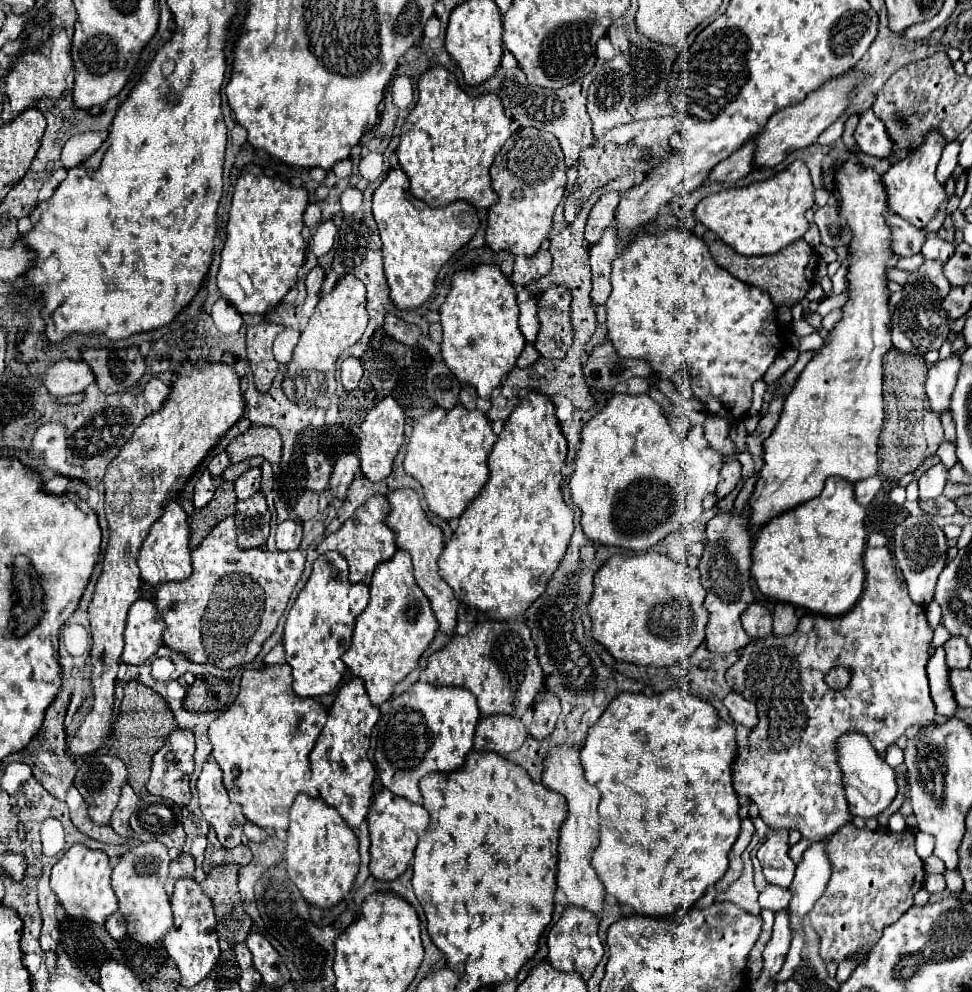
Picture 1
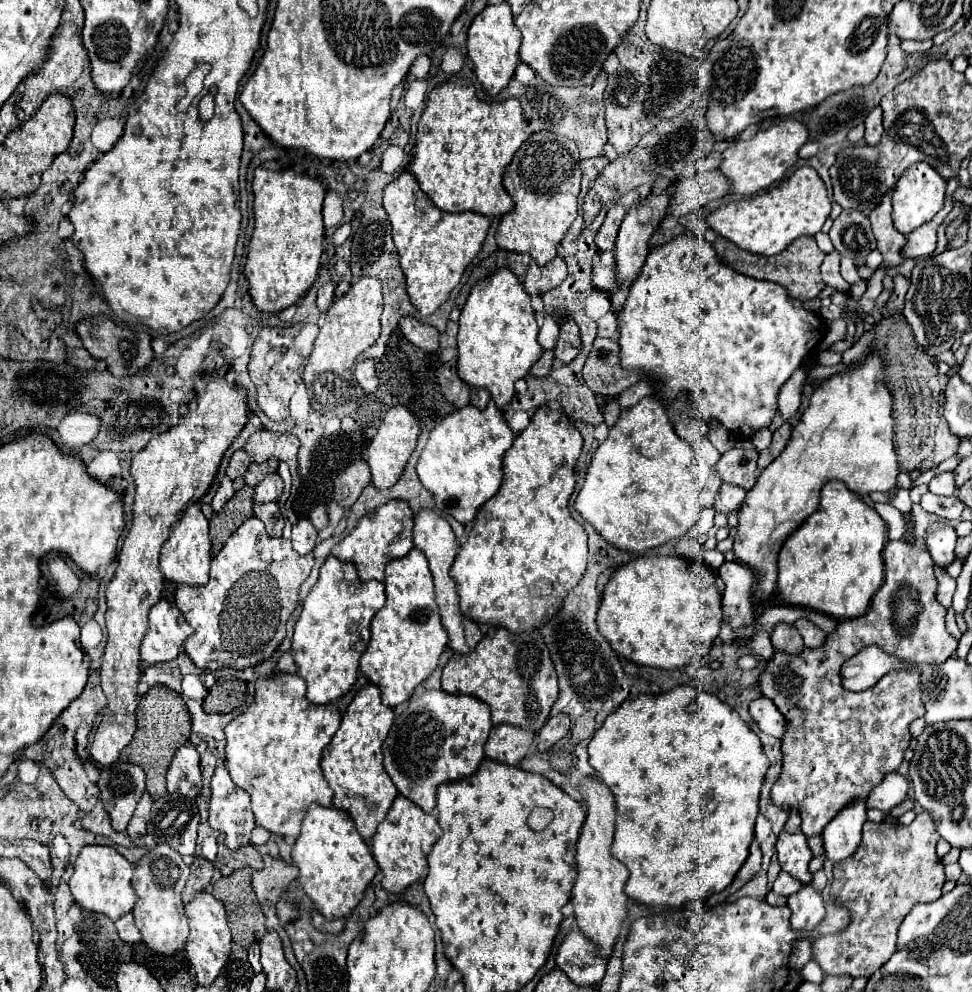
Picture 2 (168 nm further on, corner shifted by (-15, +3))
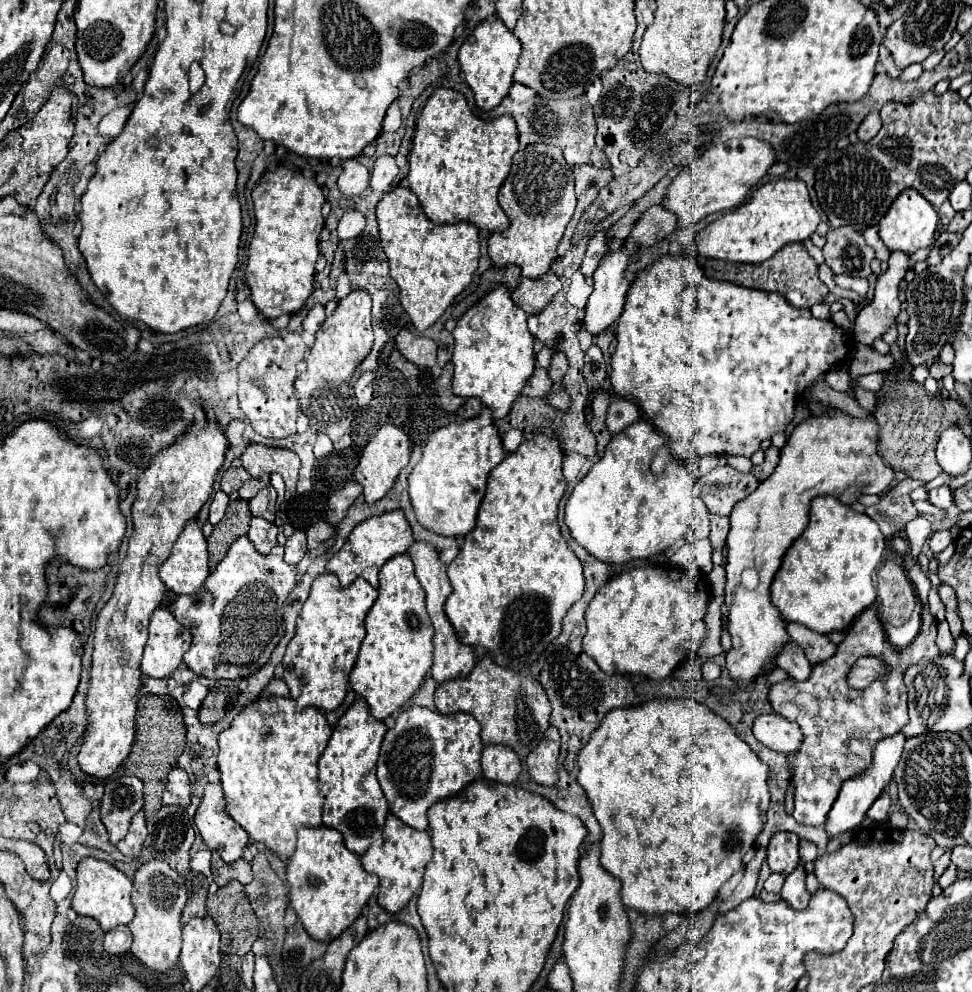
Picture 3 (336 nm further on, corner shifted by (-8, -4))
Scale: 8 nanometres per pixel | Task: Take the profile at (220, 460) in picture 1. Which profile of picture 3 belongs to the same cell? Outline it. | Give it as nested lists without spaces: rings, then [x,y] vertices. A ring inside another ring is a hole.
[[[235,458],[235,460],[231,462],[231,466],[223,472],[221,490],[223,490],[225,494],[229,494],[229,492],[233,492],[233,490],[239,490],[245,480],[249,480],[249,474],[247,474],[247,470],[243,468],[241,460]]]

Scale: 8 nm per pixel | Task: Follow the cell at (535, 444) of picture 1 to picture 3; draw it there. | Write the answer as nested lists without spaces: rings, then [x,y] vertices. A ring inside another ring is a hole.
[[[535,432],[531,438],[523,440],[521,446],[507,454],[505,460],[501,464],[497,464],[491,472],[489,472],[489,482],[487,482],[487,494],[481,502],[481,508],[479,508],[479,514],[477,514],[477,524],[475,528],[465,536],[465,544],[461,546],[461,552],[459,556],[449,564],[447,568],[447,576],[449,576],[449,582],[451,582],[451,596],[447,598],[445,602],[445,612],[447,612],[447,618],[449,622],[453,624],[453,628],[457,630],[457,636],[463,644],[469,644],[469,646],[485,646],[491,654],[493,654],[493,660],[501,666],[509,666],[513,670],[517,668],[525,668],[525,666],[531,666],[533,660],[537,660],[541,656],[541,652],[547,648],[547,644],[559,636],[561,632],[561,620],[565,616],[565,612],[571,608],[573,602],[579,600],[579,596],[583,594],[583,566],[579,562],[579,558],[573,554],[573,550],[567,546],[567,540],[563,538],[561,530],[559,530],[559,524],[557,524],[557,506],[559,506],[559,500],[563,498],[565,494],[565,488],[567,488],[567,482],[563,478],[563,472],[561,472],[561,466],[563,466],[563,450],[557,442],[555,436],[549,436],[545,432]]]

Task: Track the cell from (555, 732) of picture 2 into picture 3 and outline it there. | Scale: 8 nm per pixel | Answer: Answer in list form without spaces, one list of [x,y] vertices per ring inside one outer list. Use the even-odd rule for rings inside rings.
[[[549,726],[539,746],[527,756],[527,768],[535,782],[553,786],[557,782],[557,758],[561,748],[561,736],[555,726]]]

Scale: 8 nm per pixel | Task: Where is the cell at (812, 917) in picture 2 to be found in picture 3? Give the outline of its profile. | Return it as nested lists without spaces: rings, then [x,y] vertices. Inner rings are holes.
[[[797,866],[787,878],[781,888],[781,898],[793,908],[793,910],[805,910],[809,906],[811,894],[805,888],[805,868]]]

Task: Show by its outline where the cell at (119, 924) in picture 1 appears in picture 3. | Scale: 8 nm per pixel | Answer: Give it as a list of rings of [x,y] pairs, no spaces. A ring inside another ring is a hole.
[[[125,924],[115,926],[104,936],[103,948],[109,954],[125,954],[131,948],[131,932]]]

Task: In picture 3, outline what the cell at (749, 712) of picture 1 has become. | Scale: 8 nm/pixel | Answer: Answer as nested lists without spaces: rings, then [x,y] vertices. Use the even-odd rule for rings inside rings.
[[[761,714],[753,722],[753,736],[769,746],[771,750],[777,750],[781,754],[795,752],[801,746],[801,732],[797,724],[777,716],[777,714]]]

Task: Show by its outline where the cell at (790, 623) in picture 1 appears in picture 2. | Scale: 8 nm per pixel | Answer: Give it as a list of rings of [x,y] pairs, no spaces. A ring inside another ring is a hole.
[[[804,617],[796,619],[794,627],[800,631],[806,647],[820,647],[820,645],[824,645],[826,633],[822,629],[818,629],[810,619],[804,619]]]

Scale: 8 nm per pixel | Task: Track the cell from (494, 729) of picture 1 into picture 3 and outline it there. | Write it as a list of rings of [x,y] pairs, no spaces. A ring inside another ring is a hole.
[[[487,744],[481,754],[481,768],[487,780],[511,784],[521,772],[521,762],[513,748],[505,744]]]

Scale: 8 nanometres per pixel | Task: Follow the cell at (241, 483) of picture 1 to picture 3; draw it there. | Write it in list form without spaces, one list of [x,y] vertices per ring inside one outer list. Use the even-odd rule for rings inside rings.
[[[267,486],[249,500],[249,510],[253,516],[261,516],[273,522],[275,520],[275,500],[277,500],[277,492],[273,490],[273,486]]]

